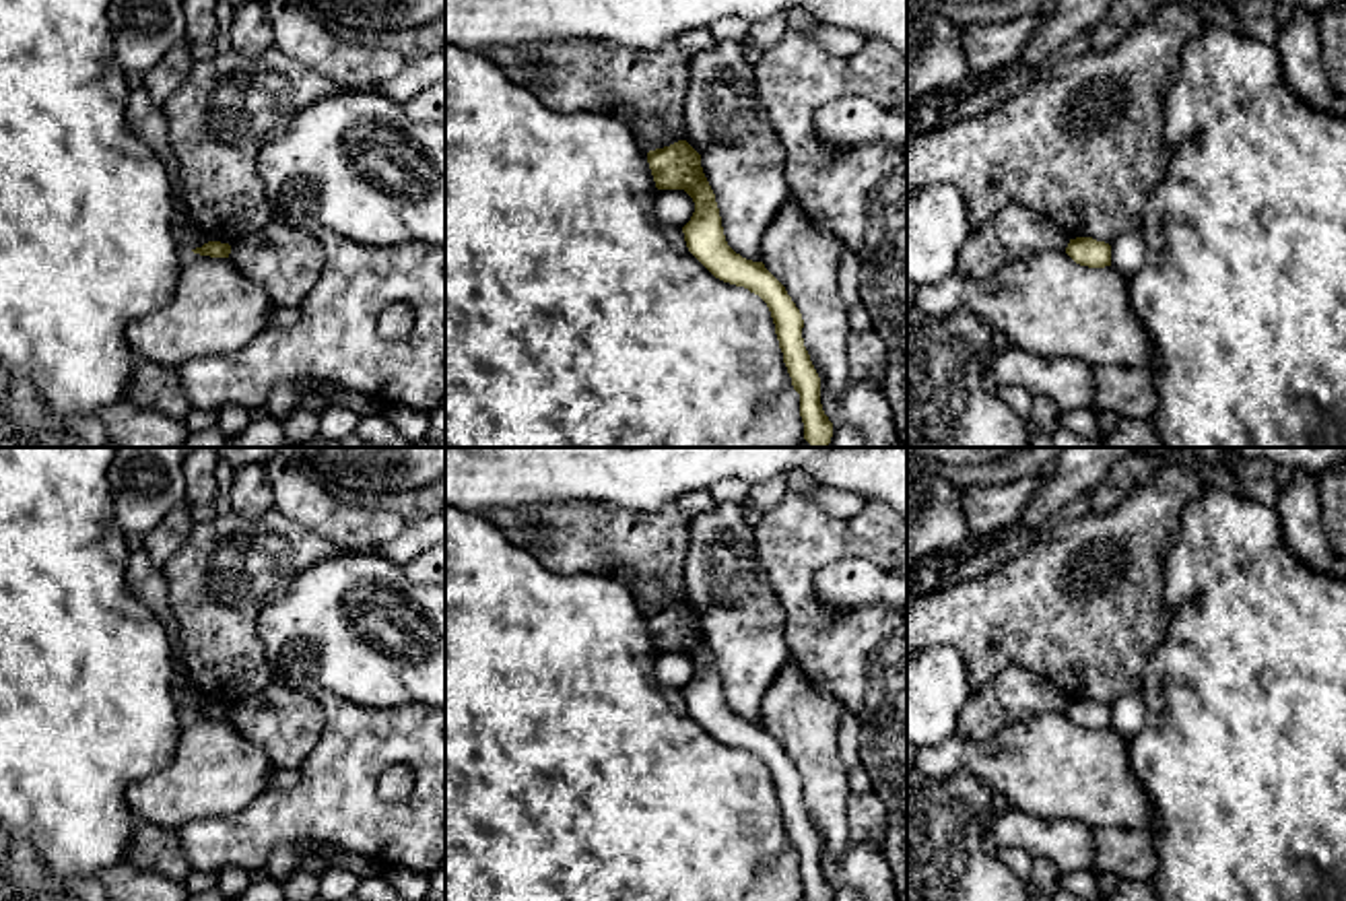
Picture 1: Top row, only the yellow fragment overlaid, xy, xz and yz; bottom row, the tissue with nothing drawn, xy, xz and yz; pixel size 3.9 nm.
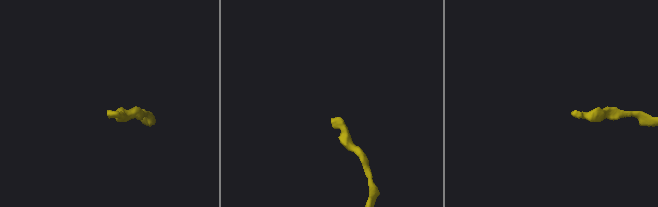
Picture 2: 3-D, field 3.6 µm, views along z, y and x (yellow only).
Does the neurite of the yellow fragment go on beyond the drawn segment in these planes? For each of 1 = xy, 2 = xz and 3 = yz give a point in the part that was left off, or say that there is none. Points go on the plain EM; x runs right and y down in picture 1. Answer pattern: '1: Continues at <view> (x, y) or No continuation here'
1: No continuation here
2: No continuation here
3: No continuation here

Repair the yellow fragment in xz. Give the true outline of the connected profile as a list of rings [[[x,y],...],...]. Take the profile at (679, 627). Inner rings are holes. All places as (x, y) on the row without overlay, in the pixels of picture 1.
[[[686,604],[647,614],[647,625],[658,652],[684,652],[695,674],[682,689],[688,713],[719,742],[744,748],[759,757],[773,779],[783,825],[800,856],[804,901],[831,901],[833,885],[820,866],[820,839],[804,808],[804,781],[785,748],[765,730],[736,715],[724,697],[715,656],[703,635],[701,616]]]

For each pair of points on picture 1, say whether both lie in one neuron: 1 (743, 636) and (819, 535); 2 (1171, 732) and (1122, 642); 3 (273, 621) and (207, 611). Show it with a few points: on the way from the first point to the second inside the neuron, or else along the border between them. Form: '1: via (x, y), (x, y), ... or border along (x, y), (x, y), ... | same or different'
1: border along (755, 547), (784, 613), (786, 640) | different
2: border along (1165, 638), (1147, 662), (1138, 691) | different
3: border along (291, 584), (258, 617), (258, 638), (268, 666) | different

